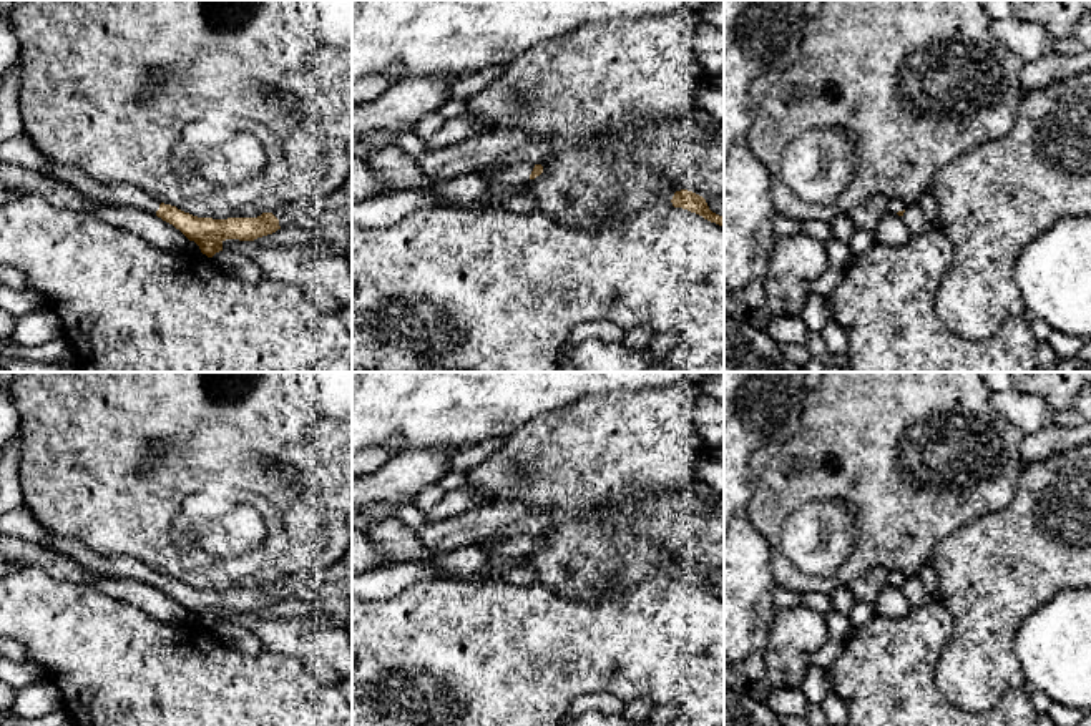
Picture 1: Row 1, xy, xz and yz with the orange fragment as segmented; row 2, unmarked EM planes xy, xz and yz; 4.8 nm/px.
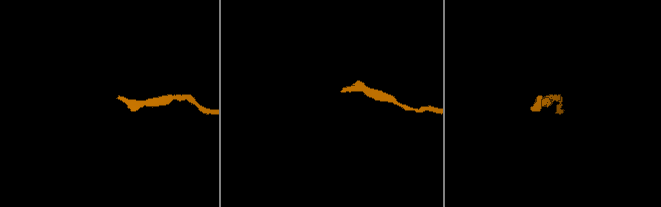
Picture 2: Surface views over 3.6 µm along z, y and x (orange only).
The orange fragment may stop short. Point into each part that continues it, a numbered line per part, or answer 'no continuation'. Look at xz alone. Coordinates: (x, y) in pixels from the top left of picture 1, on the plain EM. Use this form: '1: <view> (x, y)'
1: xz (517, 547)

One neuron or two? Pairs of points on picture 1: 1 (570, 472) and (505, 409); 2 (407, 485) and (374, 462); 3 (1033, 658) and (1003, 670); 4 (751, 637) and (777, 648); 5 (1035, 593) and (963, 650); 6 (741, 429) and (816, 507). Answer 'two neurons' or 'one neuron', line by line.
1: two neurons
2: two neurons
3: two neurons
4: two neurons
5: one neuron
6: two neurons

